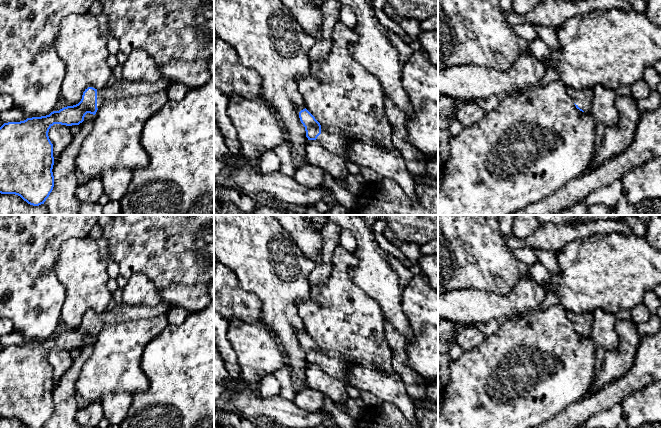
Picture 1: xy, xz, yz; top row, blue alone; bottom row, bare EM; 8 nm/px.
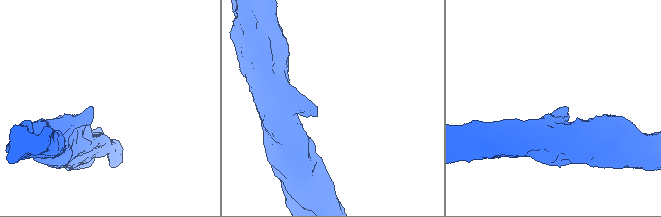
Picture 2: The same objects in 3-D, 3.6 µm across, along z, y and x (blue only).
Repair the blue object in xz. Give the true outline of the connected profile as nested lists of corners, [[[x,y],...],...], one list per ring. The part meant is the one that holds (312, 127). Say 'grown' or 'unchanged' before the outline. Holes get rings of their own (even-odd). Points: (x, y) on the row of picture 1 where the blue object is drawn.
grown | [[[306,108],[299,112],[299,118],[308,140],[316,140],[329,152],[345,158],[351,140],[343,131],[321,125]]]

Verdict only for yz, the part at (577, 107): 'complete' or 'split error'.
split error

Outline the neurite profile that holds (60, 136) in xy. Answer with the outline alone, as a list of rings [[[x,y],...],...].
[[[54,124],[49,129],[48,136],[53,144],[53,157],[55,162],[73,139],[70,126]]]

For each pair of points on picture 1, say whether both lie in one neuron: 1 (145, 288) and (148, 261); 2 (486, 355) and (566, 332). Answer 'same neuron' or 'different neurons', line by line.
1: different neurons
2: same neuron

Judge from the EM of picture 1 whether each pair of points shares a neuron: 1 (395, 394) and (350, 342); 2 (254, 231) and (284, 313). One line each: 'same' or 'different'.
1: same
2: same

